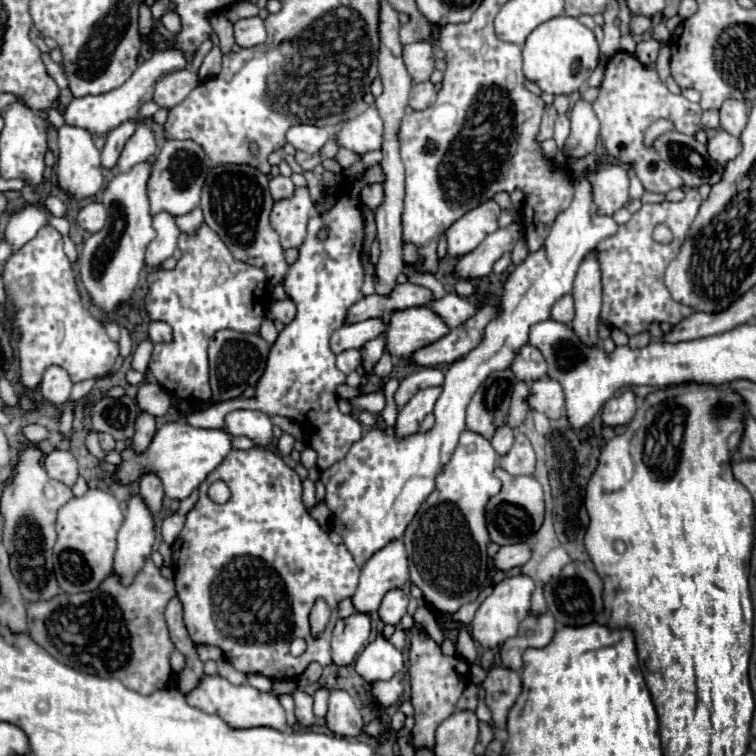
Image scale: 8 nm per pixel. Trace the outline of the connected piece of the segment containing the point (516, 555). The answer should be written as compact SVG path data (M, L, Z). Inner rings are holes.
M520 542L520 544L508 544L502 546L498 550L498 554L494 556L494 564L498 570L510 570L514 566L524 566L532 556L532 550L528 544Z

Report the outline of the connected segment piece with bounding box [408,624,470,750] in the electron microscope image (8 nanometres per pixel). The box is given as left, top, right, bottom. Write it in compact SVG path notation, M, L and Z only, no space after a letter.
M414 626L414 638L410 646L410 684L412 684L412 706L414 706L414 728L412 728L412 746L418 748L434 748L434 732L440 722L444 722L454 710L460 694L468 684L468 664L458 656L444 656L440 646L432 638L424 638L420 634L422 626Z

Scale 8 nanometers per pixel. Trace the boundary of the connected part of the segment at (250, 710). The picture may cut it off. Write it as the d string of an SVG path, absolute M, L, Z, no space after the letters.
M204 676L200 686L194 688L190 694L186 694L186 700L188 700L188 704L192 704L194 708L198 708L206 714L218 714L228 724L232 724L232 728L254 728L254 726L272 726L274 730L288 728L286 712L280 706L276 696L272 696L268 692L260 692L248 684L234 686L222 676Z

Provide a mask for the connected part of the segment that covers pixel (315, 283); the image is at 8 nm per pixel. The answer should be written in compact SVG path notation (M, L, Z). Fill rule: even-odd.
M370 166L368 172L364 172L364 176L356 182L350 184L348 196L340 196L338 202L322 216L314 216L308 222L308 234L300 246L300 256L298 260L288 268L288 276L284 280L284 290L288 294L288 298L296 304L296 318L284 326L284 330L278 334L276 342L270 348L268 354L268 362L264 368L264 374L260 376L258 384L256 384L256 396L254 398L242 398L238 402L220 402L220 404L212 404L206 410L196 410L196 412L188 412L186 420L188 424L192 424L194 428L224 428L224 418L228 412L232 410L240 410L240 408L248 408L248 410L260 410L268 416L286 416L298 424L304 424L308 434L308 446L312 450L316 450L318 460L316 466L318 470L326 470L332 464L336 464L338 460L342 460L348 454L348 448L362 438L362 424L358 418L354 416L346 416L338 410L338 396L336 396L336 388L340 384L346 382L346 374L340 372L336 368L336 354L330 350L330 336L334 330L338 330L344 322L346 322L346 314L348 308L362 300L362 284L364 284L364 274L362 274L362 262L360 262L360 250L362 250L362 212L360 212L360 188L364 184L374 184L374 182L384 182L384 174L380 170L380 166ZM320 234L326 234L326 240L320 240Z

